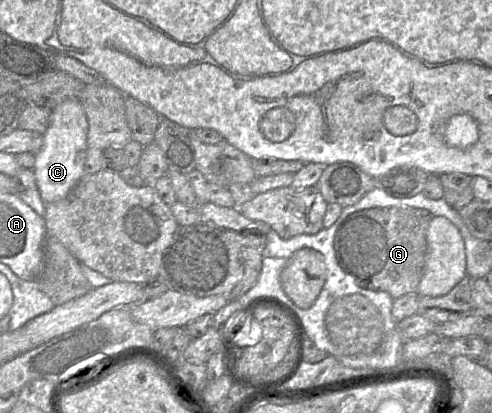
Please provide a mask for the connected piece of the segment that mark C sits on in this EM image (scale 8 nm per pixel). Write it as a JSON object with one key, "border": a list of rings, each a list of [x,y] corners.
{"border":[[[79,98],[68,99],[52,110],[43,145],[36,154],[34,175],[44,203],[65,198],[84,175],[88,152],[88,120]]]}

